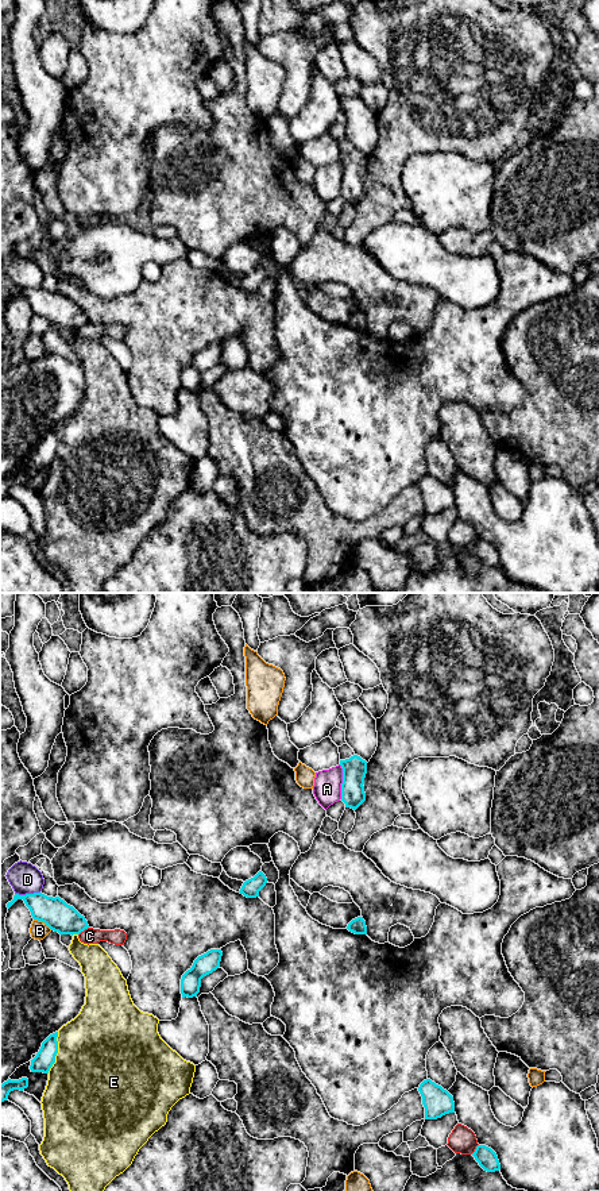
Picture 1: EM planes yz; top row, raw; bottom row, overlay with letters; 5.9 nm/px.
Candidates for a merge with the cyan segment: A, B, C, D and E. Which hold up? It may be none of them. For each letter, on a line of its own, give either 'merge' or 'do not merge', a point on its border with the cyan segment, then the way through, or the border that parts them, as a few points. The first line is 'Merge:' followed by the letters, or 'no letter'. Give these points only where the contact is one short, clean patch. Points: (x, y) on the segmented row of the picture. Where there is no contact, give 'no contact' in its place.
Merge: no letter
A: do not merge | yz (343, 782) | along yz (339, 764), (341, 769), (341, 798)
B: do not merge | yz (43, 921)
C: do not merge | yz (82, 931)
D: do not merge | yz (27, 894)
E: do not merge | yz (57, 1052)

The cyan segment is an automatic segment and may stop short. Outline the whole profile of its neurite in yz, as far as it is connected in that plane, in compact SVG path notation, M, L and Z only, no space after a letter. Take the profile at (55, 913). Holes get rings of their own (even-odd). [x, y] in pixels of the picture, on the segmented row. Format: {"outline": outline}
{"outline": "M42 893L19 895L7 903L9 909L18 899L23 899L34 920L45 922L59 934L80 934L89 928L88 921L73 906L59 897L47 897Z"}

